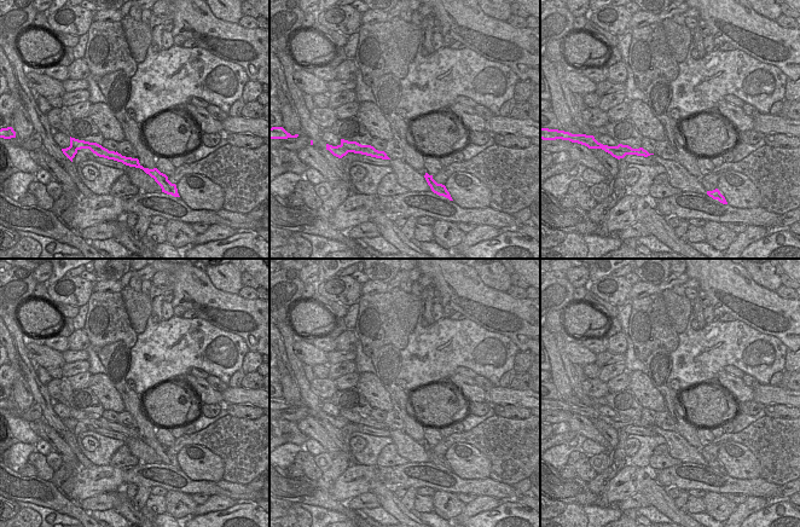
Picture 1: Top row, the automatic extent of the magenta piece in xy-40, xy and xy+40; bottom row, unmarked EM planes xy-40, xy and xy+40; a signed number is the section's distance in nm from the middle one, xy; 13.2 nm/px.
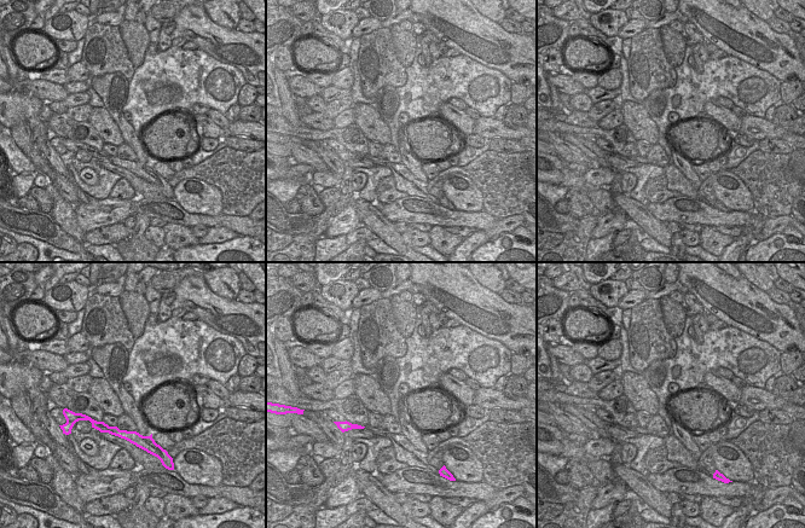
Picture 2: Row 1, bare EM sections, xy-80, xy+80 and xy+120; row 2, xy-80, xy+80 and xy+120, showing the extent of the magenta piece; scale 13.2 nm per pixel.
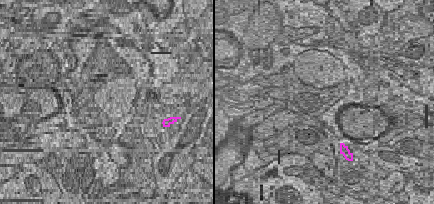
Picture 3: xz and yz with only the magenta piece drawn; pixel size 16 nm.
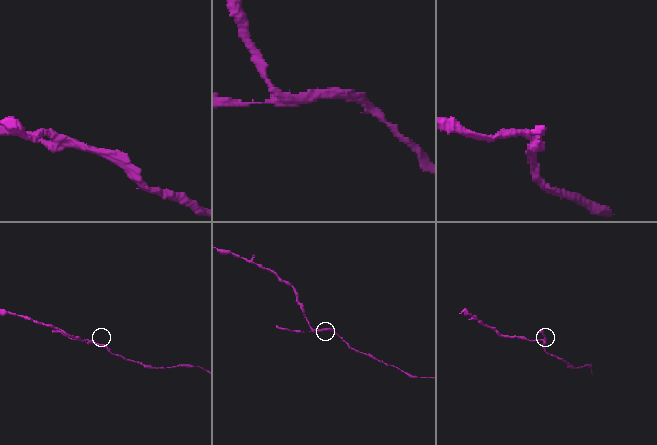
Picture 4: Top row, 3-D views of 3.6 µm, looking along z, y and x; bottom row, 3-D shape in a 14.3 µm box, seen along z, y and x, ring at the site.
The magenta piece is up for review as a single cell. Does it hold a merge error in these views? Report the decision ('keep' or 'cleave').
cleave

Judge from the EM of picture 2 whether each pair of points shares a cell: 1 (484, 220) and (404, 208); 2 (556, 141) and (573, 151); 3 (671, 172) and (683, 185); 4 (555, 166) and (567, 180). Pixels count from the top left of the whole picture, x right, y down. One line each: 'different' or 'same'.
1: same
2: same
3: same
4: same

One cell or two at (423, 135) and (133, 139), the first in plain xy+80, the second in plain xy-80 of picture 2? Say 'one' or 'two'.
two

